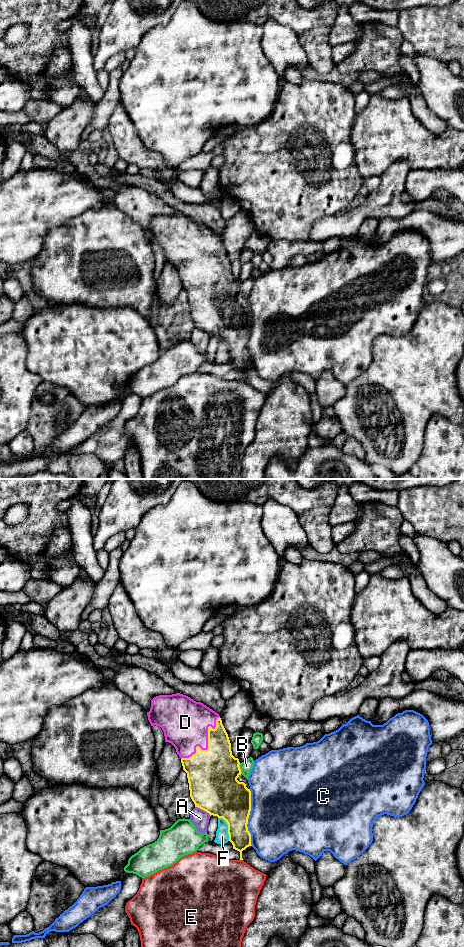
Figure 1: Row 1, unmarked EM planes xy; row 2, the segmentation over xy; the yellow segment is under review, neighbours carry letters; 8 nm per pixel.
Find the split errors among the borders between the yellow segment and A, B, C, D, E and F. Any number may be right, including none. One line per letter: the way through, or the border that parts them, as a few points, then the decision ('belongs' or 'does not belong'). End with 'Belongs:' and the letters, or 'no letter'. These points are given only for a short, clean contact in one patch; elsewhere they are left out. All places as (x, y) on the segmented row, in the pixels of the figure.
A: does not belong
B: does not belong
C: does not belong
D: belongs
E: does not belong
F: does not belong
Belongs: D

